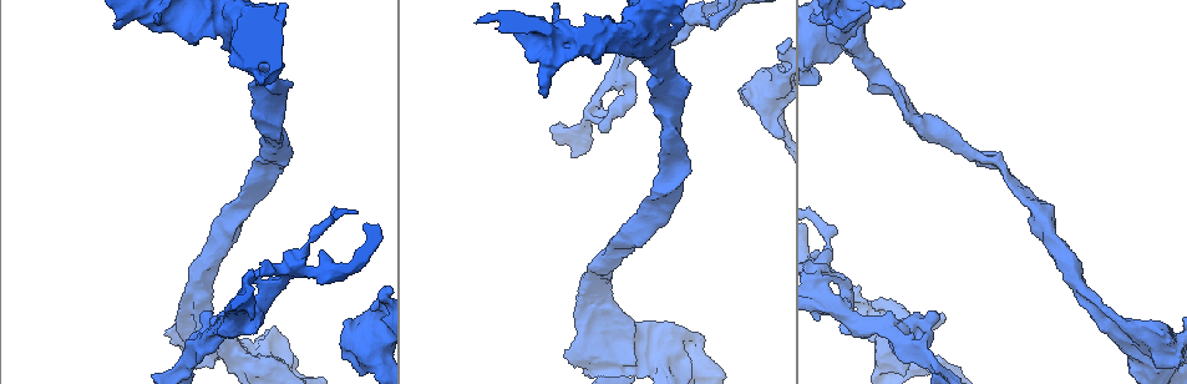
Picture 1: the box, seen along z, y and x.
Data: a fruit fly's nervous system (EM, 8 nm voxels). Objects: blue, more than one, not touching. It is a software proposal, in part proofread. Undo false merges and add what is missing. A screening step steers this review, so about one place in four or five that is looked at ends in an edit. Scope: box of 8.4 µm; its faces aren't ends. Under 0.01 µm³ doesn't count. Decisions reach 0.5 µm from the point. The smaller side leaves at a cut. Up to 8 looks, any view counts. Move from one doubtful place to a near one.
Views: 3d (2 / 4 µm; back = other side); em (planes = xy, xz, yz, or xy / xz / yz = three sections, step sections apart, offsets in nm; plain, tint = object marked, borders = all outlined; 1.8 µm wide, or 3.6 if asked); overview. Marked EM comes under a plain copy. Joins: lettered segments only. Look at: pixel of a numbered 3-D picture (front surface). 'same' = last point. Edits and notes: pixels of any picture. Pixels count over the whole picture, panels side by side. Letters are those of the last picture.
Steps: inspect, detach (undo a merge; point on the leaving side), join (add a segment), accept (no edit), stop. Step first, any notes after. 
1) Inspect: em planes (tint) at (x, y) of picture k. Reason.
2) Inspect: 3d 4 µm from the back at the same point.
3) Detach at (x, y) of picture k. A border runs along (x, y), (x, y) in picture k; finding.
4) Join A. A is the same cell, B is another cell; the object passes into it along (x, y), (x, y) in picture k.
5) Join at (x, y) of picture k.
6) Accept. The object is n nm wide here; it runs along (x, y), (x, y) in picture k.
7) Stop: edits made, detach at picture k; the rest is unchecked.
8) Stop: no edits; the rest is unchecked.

Inspect: 3d 2 µm at (689, 21) of picture 1. Three-way junction.

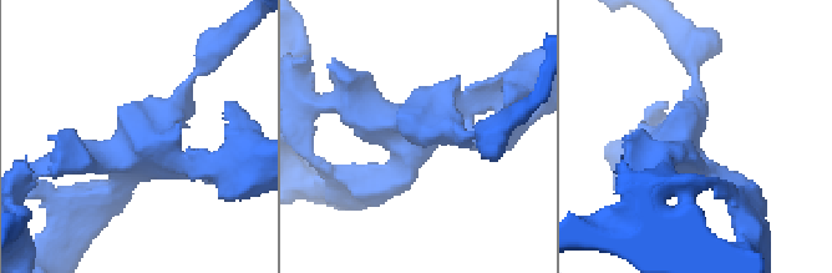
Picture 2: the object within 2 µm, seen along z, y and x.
Inspect: em planes (borders) at (142, 169) of picture 2. 3 arms meet here; need the tissue.

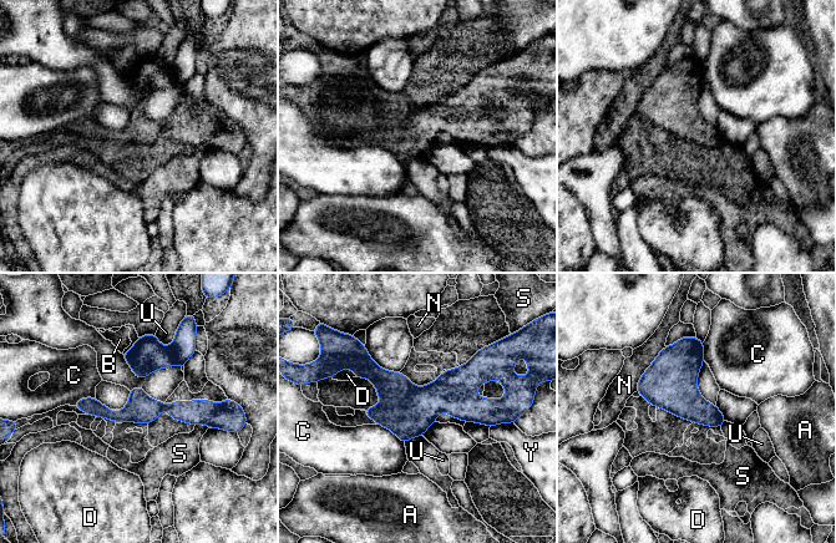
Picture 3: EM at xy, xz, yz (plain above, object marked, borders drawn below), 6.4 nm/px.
Detach at (185, 343) of picture 3. A, B, C, D, N, S, U and Y are other cells; a border runs along (172, 345), (176, 356), (183, 364) in picture 3; a second neuron is stuck on.

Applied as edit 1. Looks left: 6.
Inspect: overview. See it whole again.

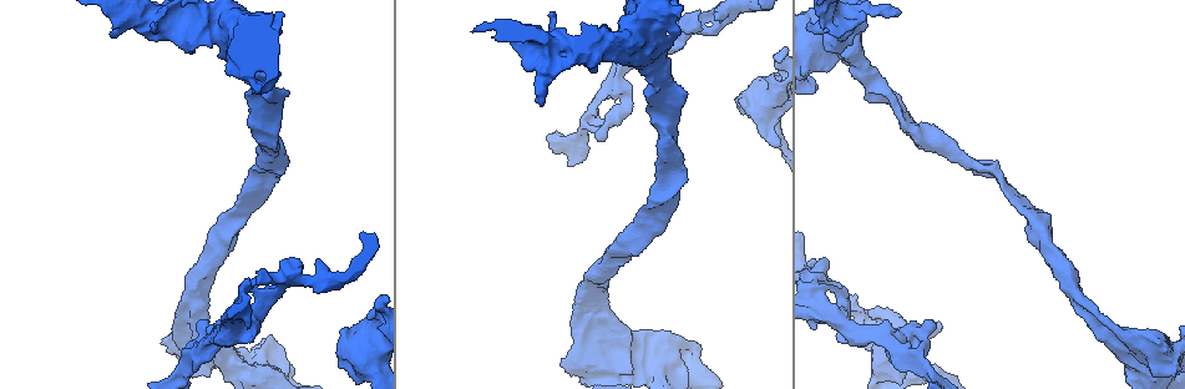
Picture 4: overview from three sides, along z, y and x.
Inspect: em xz step 8 (tint) at (909, 362) of picture 4. A narrow waist.

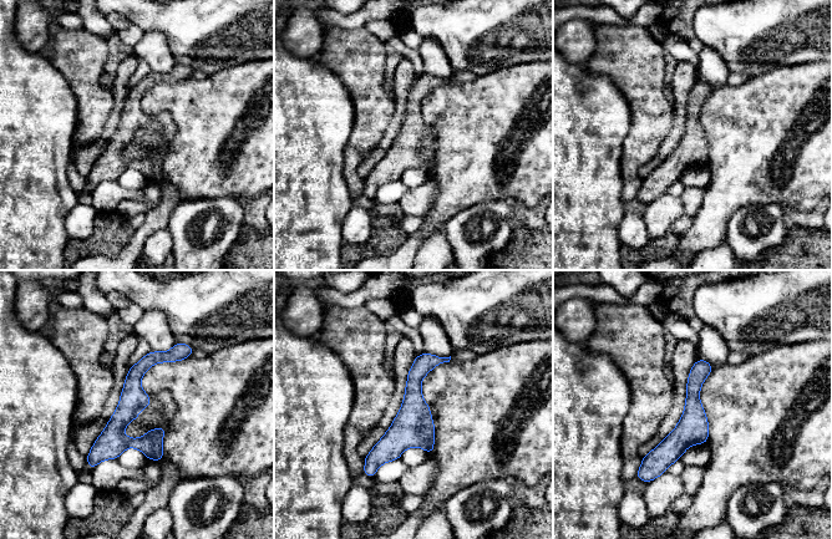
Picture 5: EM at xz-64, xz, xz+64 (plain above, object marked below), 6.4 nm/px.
Inspect: em planes (borders) at the same point.

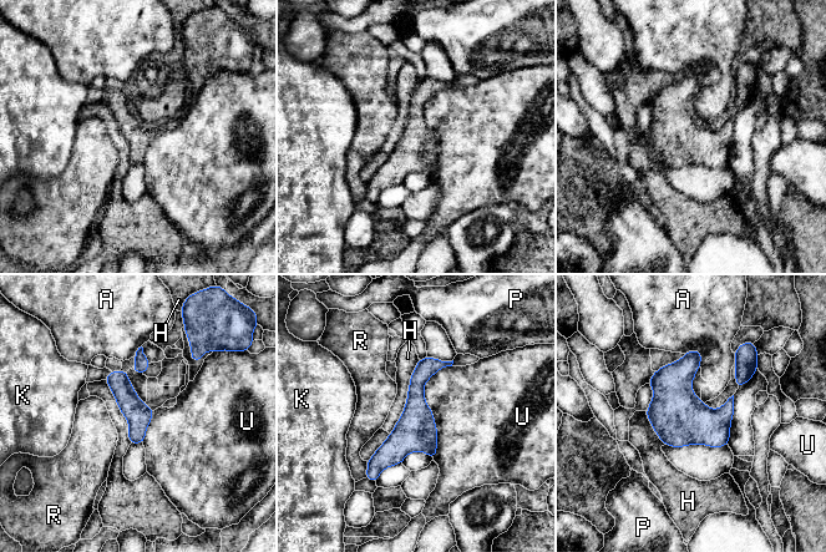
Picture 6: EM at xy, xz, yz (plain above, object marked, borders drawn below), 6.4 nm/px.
Accept. A, H, K, P, R and U are other cells; it runs along (442, 364), (417, 380), (416, 425), (374, 475) in picture 6; all the same neuron.

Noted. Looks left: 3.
Inspect: 3d 4 µm at (672, 41) of picture 4. Stops while still wide.

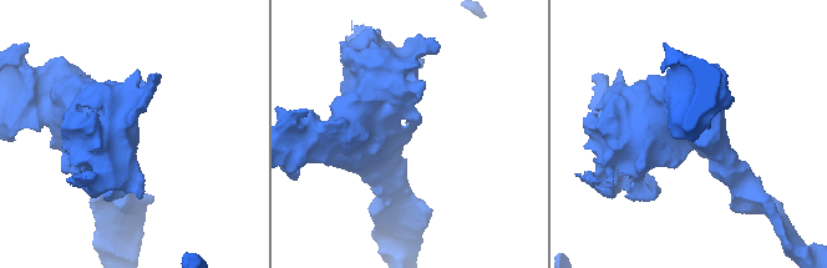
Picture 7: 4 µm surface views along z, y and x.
Inspect: em 3.6 µm planes (tint) at (407, 136) of picture 7. Need the tissue.

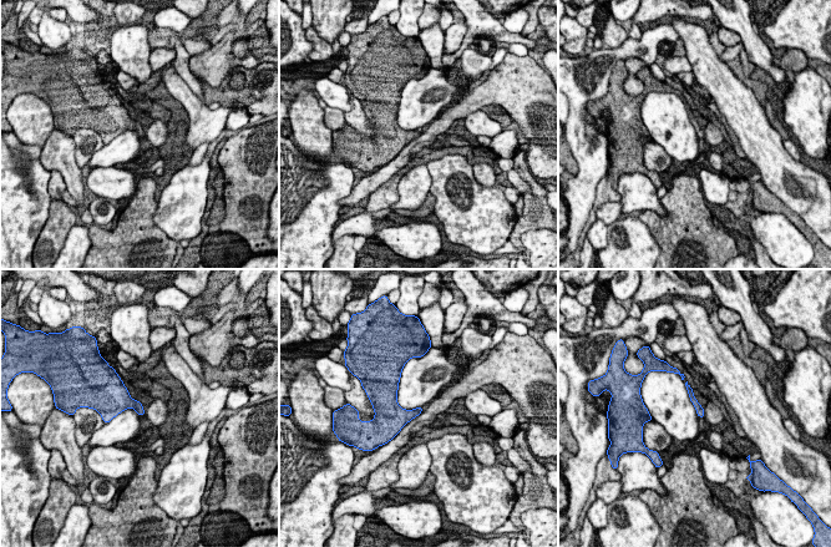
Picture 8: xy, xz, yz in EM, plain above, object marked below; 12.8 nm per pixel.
Inspect: em 3.6 µm planes (borders) at the same point. See the neighbours.

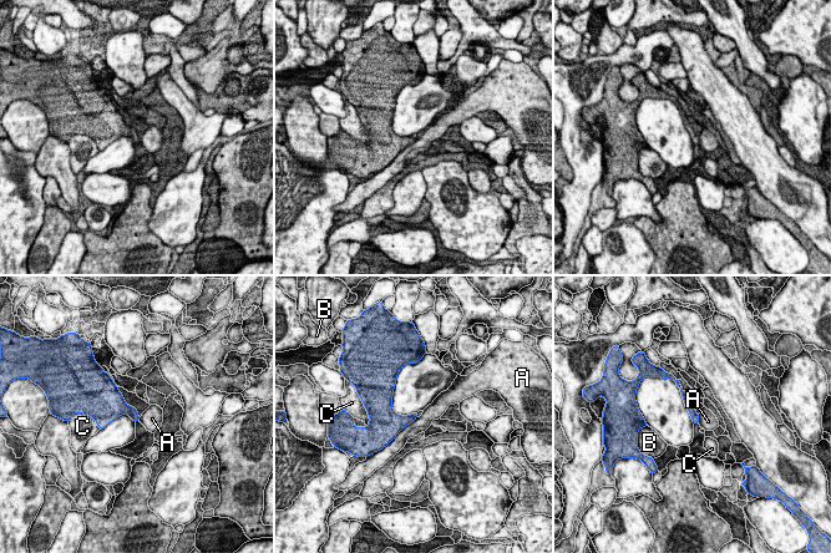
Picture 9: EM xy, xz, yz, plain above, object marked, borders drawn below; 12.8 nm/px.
Accept. A, B and C are other cells; a border runs along (417, 417), (384, 446) in picture 9; none of them fits.

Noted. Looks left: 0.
Stop: edits made, detach at picture 3; the rest is unchecked.

